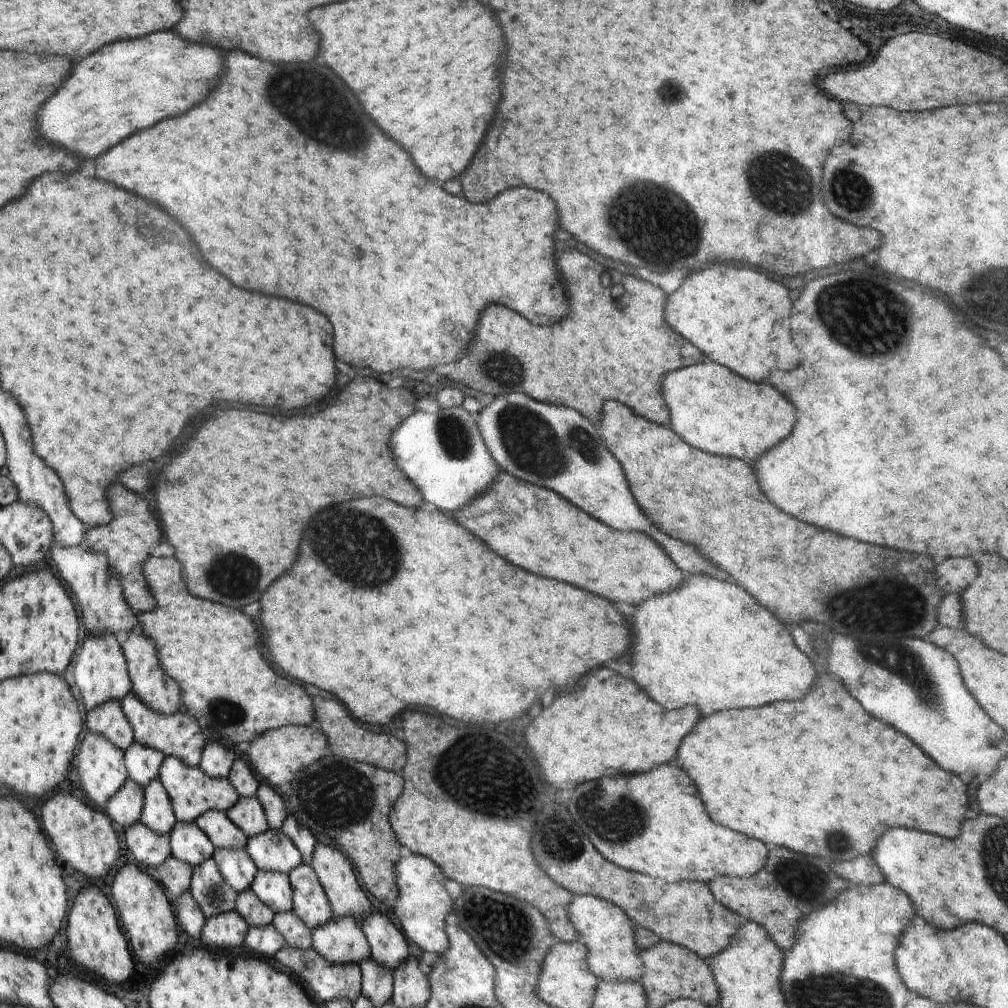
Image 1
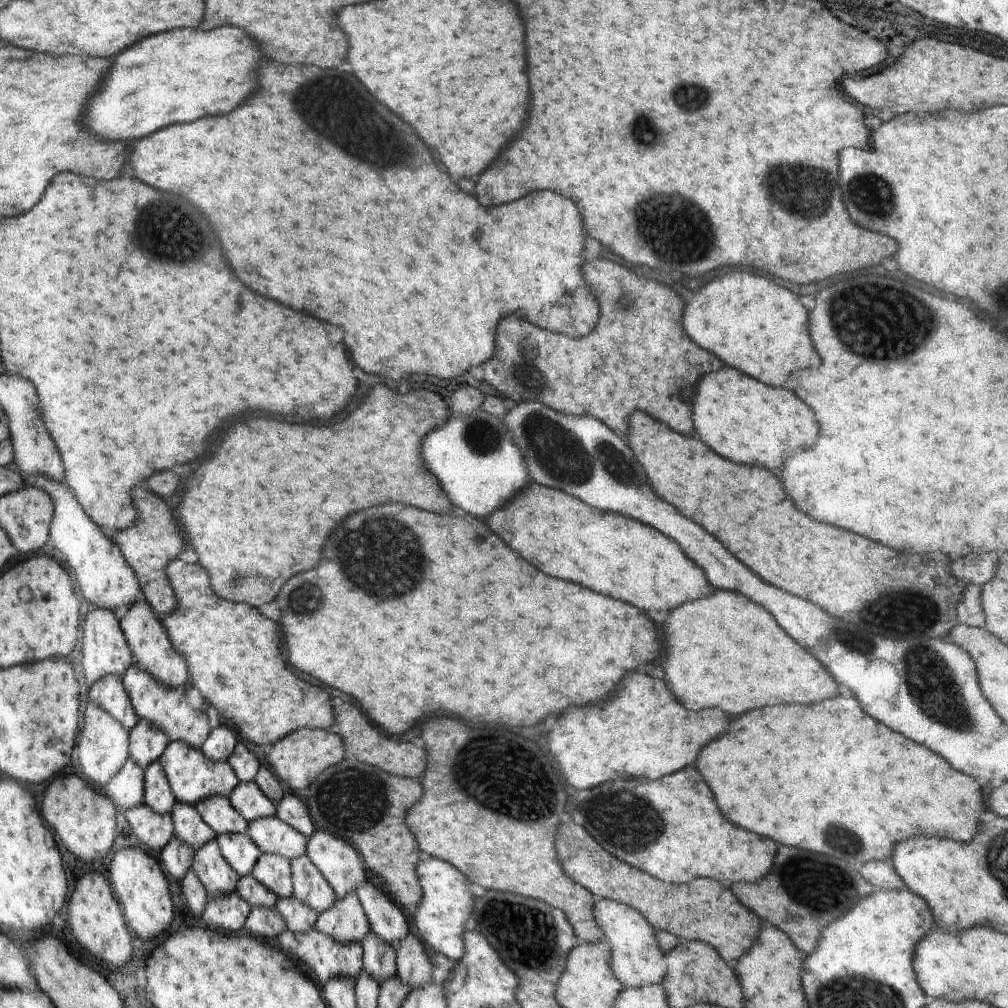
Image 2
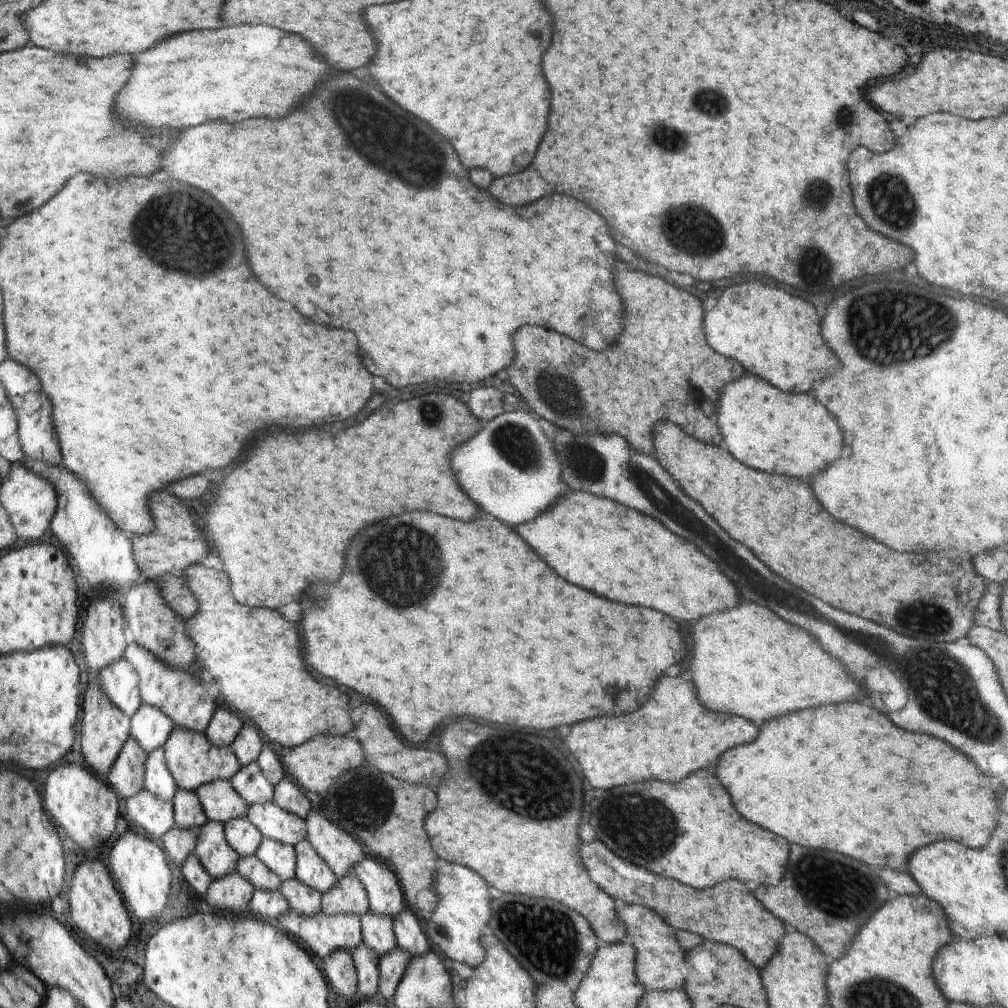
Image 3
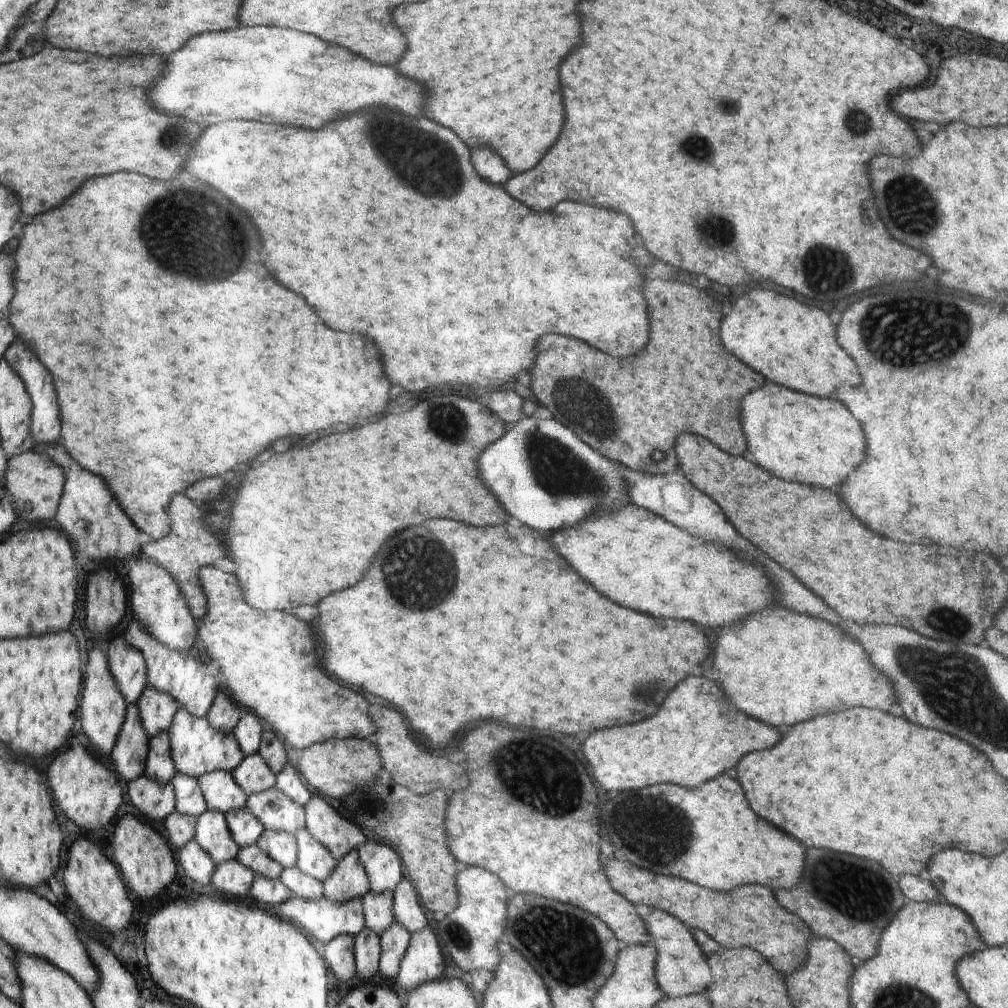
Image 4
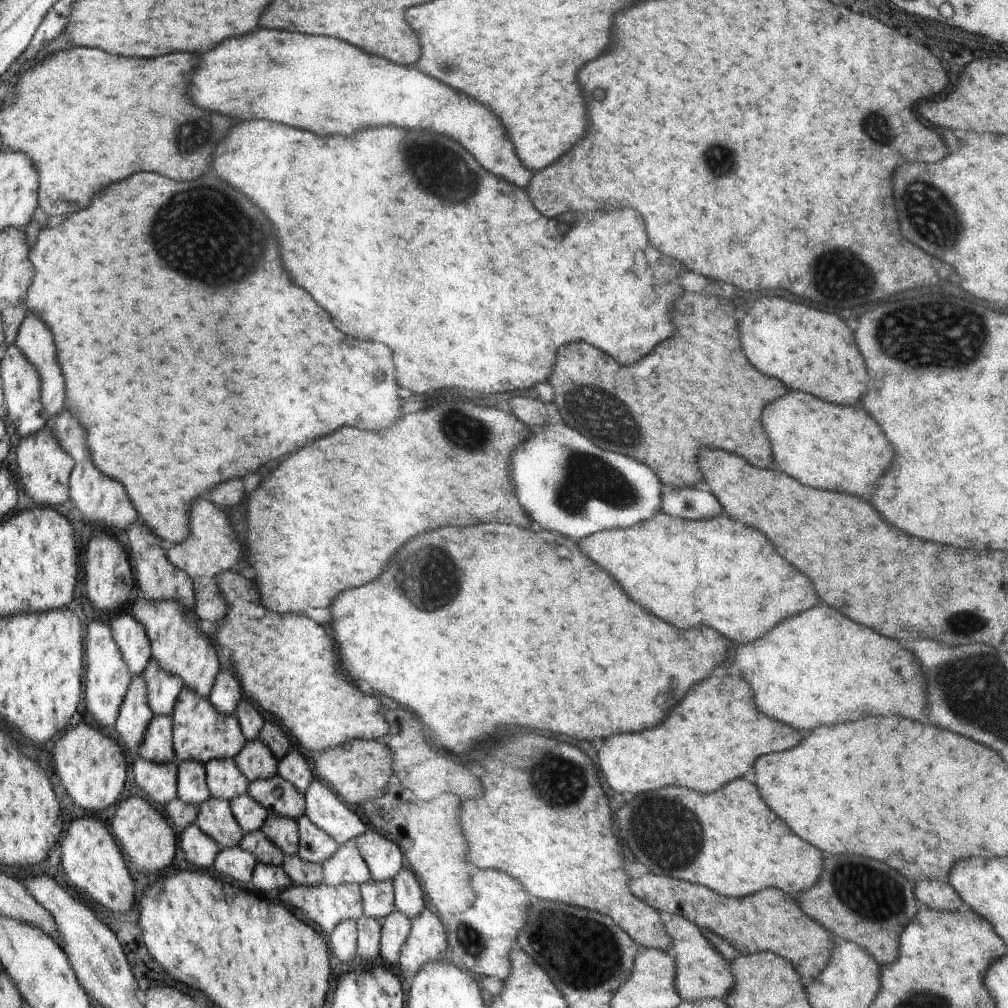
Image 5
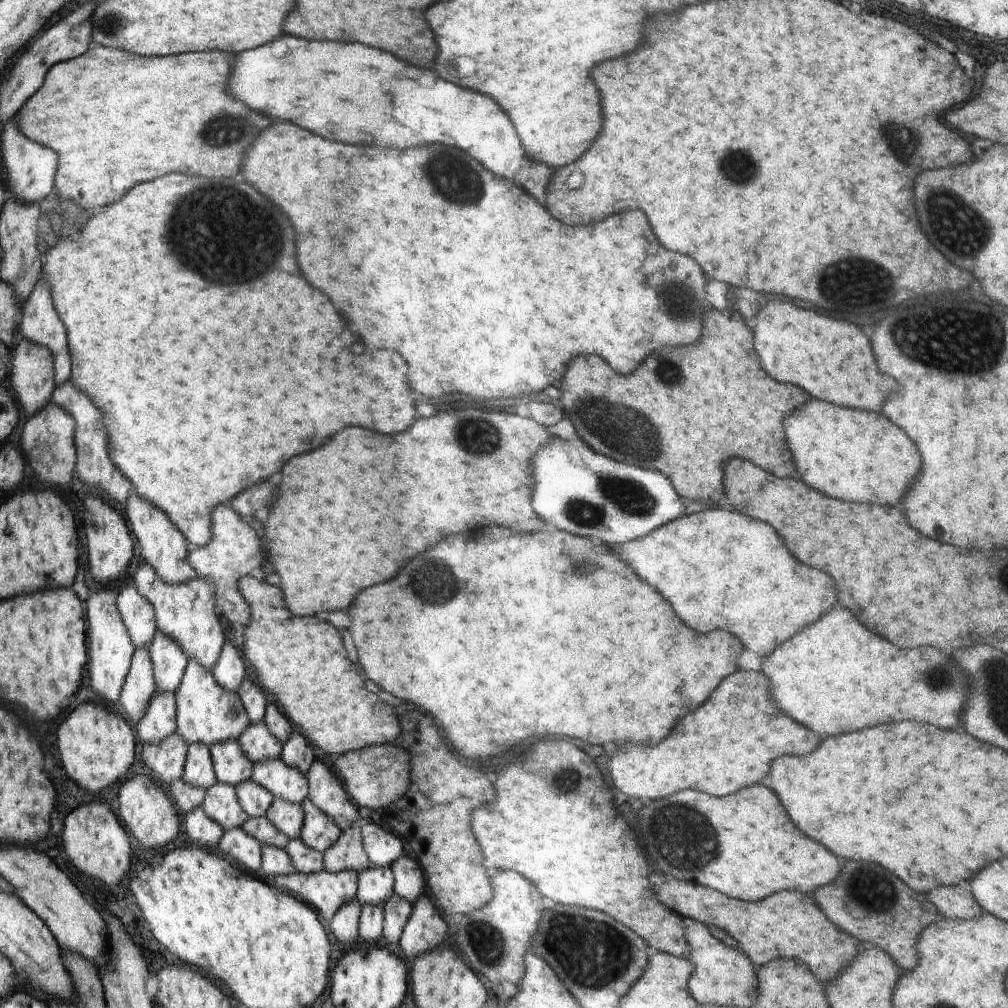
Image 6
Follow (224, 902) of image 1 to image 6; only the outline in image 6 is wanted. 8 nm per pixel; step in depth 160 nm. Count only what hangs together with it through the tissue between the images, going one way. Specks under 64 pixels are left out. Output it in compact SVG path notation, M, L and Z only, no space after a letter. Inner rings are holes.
M217 780L205 791L202 808L222 825L224 831L241 827L248 820L248 814L238 802L235 786Z

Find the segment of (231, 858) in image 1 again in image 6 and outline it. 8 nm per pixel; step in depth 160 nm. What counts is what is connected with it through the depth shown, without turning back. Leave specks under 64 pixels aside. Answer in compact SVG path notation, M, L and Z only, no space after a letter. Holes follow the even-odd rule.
M251 778L237 784L235 789L238 802L249 817L265 816L275 799L270 789Z

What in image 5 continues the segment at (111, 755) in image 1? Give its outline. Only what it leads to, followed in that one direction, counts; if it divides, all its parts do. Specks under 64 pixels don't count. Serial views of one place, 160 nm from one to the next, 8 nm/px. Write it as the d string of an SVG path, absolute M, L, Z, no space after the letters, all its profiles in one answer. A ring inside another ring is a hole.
M94 620L88 626L87 638L87 688L85 704L86 711L90 712L100 726L112 726L115 724L124 695L130 688L132 672L128 662L113 637L111 624L104 620Z

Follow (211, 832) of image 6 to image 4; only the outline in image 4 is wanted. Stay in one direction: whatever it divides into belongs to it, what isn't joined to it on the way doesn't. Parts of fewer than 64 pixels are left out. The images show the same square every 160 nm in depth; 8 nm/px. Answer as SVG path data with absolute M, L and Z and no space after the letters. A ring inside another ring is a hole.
M189 840L178 852L180 866L188 878L204 885L211 881L216 864L196 840Z

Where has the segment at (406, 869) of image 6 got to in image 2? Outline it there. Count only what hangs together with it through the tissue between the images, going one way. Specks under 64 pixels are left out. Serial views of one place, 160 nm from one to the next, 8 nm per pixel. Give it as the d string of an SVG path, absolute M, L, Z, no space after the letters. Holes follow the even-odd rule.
M412 933L406 934L396 945L397 975L410 988L432 981L432 963L424 951L422 943Z

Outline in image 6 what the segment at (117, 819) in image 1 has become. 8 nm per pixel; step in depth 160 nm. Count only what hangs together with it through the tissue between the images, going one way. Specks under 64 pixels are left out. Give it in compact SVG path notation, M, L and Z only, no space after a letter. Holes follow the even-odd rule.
M146 645L135 649L130 672L124 681L124 698L119 698L125 716L139 722L144 716L150 699L157 692L153 664Z

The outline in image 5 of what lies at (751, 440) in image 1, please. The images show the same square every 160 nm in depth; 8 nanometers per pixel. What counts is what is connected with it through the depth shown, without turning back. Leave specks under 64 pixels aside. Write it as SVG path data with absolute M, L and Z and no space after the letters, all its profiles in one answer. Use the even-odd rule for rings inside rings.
M794 392L776 400L762 414L762 424L772 444L774 462L784 474L806 486L866 496L870 500L876 482L894 462L894 450L882 428L870 420L862 406L836 406L814 398L812 394Z

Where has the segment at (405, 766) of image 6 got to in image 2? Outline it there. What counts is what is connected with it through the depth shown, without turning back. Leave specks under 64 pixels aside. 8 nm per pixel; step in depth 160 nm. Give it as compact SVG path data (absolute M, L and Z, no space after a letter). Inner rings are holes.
M300 729L267 748L266 762L270 764L276 778L280 778L292 790L306 789L312 782L316 782L319 774L332 765L338 765L348 756L343 738L336 732L322 729Z

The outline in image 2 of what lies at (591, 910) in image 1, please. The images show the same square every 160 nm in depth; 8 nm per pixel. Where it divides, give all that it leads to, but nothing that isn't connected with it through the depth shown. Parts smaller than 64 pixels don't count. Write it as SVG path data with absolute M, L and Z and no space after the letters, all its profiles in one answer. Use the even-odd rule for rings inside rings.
M600 897L595 898L593 915L604 931L604 940L610 943L611 969L615 977L626 988L662 984L667 973L665 953L660 950L656 929L648 924L644 915L627 904Z

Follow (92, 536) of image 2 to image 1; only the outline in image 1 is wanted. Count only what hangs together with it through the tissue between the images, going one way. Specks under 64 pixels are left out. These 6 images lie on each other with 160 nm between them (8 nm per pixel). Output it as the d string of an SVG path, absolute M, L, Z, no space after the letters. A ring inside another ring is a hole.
M52 540L50 555L54 564L58 566L60 576L68 583L72 594L76 595L88 635L110 631L112 634L123 634L124 637L132 629L138 629L139 619L125 597L119 578L112 572L109 558L104 551L95 551L84 543L59 546Z

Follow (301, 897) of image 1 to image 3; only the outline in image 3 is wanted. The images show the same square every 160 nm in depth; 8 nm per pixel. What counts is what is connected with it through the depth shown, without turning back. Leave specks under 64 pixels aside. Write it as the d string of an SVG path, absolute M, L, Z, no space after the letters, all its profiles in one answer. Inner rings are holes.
M307 838L296 844L296 858L298 865L295 869L295 877L300 880L300 884L310 886L312 890L318 890L320 894L328 892L330 888L334 888L337 884L334 872L330 870L330 866L326 862L322 862L322 858L314 852L314 848L310 846Z

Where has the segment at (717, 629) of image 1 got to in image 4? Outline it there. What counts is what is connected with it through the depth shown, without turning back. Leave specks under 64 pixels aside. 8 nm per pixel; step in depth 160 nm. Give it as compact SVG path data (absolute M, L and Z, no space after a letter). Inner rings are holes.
M782 606L757 611L745 620L746 622L737 622L736 626L728 626L720 632L722 640L718 638L714 658L709 658L707 665L718 670L720 680L716 681L724 686L724 692L730 696L736 708L744 710L748 716L754 716L776 728L784 728L854 706L880 708L896 716L902 714L889 676L884 674L872 659L869 660L868 653L860 641L844 634L842 628L832 626L824 619L812 618Z

